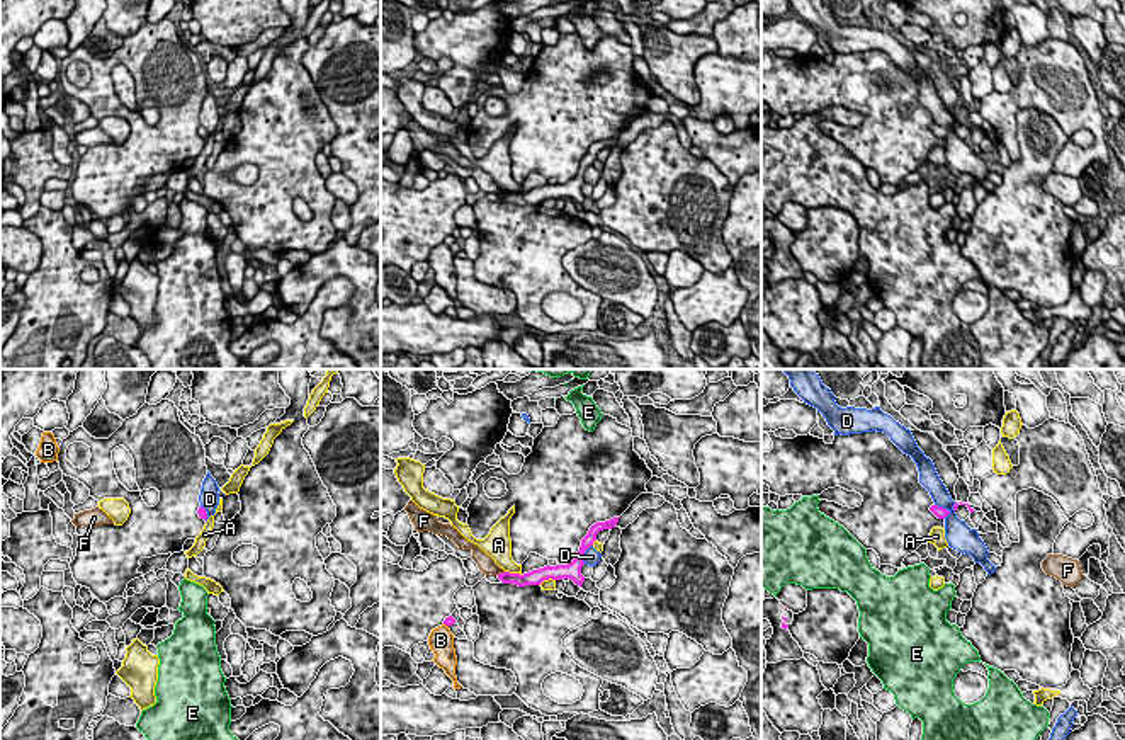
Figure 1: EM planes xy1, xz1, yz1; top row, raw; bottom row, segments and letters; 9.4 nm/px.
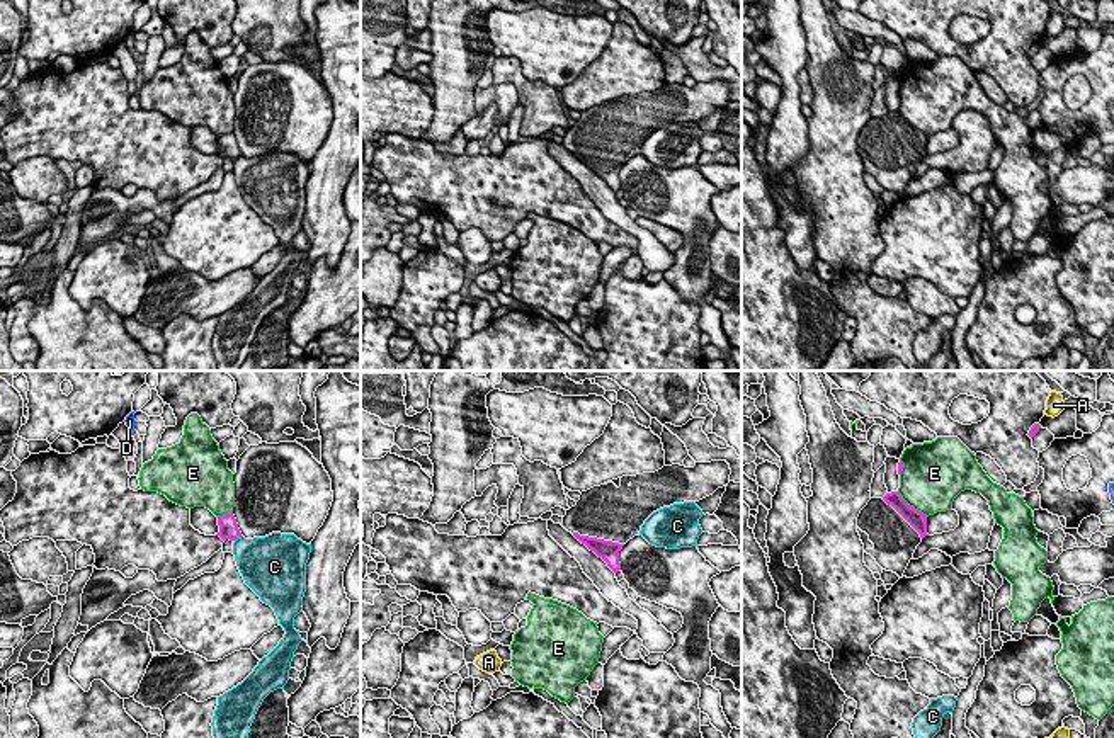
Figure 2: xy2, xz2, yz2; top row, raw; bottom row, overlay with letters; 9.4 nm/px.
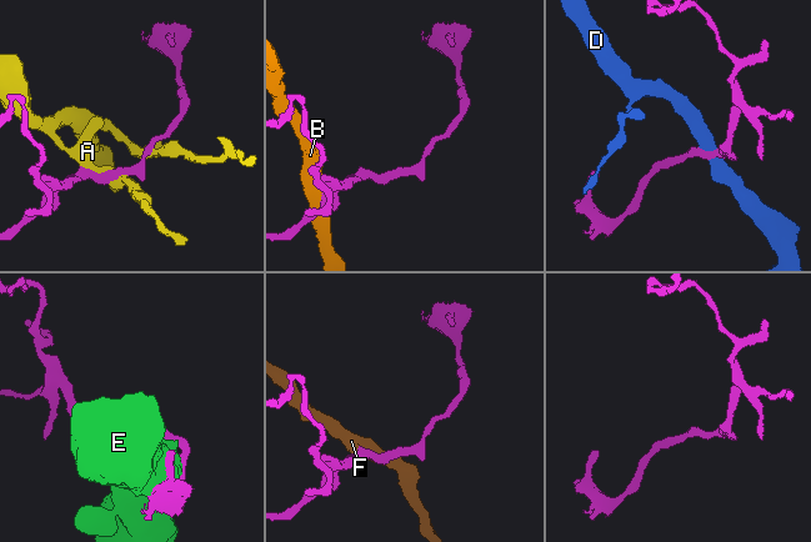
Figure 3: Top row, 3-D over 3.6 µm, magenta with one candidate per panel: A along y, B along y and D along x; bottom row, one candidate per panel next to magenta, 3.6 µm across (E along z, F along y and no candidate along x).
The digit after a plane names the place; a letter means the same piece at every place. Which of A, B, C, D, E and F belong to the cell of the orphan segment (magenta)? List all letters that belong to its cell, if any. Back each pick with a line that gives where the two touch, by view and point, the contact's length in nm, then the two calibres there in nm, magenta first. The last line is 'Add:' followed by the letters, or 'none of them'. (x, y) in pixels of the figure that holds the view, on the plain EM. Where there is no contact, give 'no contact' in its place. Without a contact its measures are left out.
Add: none of them

